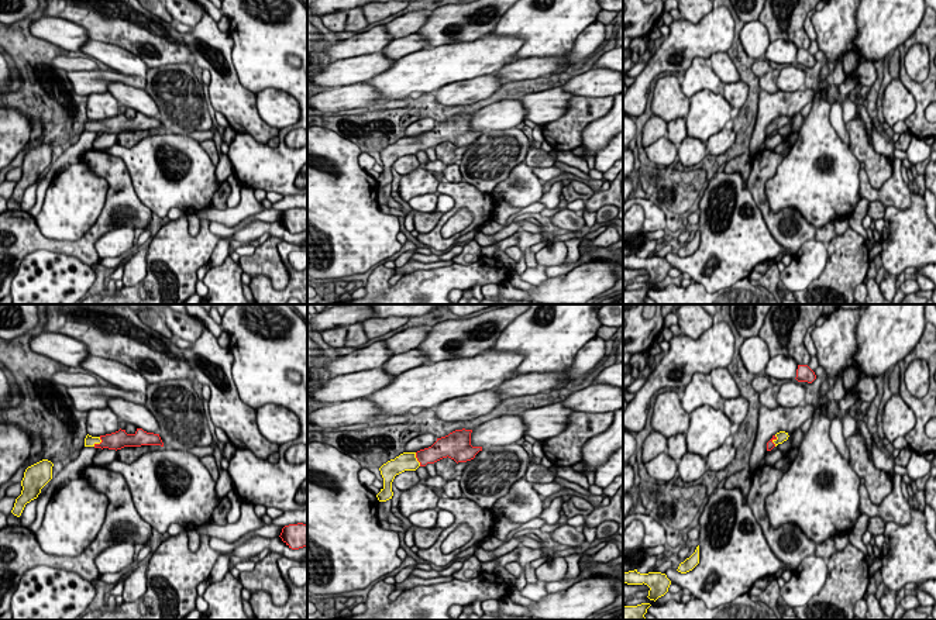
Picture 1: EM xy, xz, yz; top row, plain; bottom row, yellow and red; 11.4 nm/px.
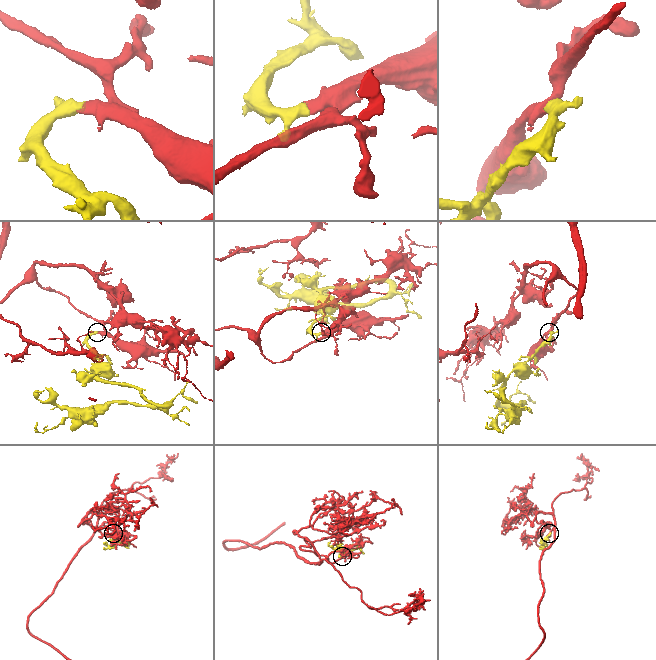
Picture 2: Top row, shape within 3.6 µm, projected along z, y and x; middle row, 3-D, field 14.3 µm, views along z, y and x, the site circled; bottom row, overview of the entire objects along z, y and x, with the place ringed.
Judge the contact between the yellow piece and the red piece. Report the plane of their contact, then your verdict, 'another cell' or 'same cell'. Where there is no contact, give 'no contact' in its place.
xy | same cell

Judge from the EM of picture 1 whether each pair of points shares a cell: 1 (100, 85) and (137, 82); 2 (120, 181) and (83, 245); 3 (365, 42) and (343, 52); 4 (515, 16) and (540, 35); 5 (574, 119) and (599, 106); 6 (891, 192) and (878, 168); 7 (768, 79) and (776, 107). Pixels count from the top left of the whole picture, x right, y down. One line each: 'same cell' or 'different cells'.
1: same cell
2: same cell
3: same cell
4: same cell
5: same cell
6: different cells
7: different cells

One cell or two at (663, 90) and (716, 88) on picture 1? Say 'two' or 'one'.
two

